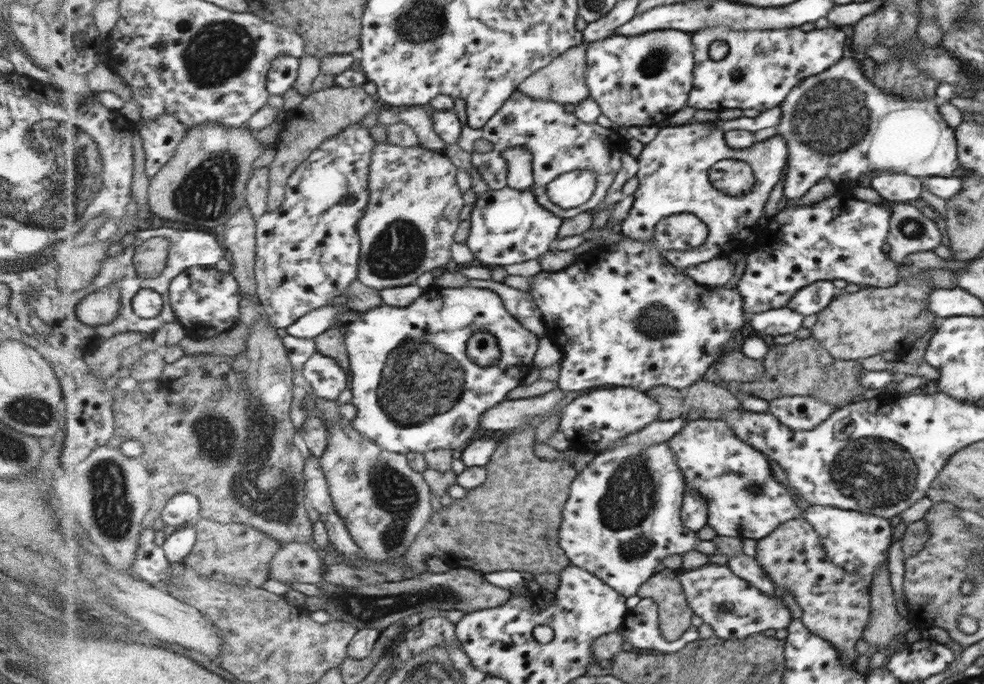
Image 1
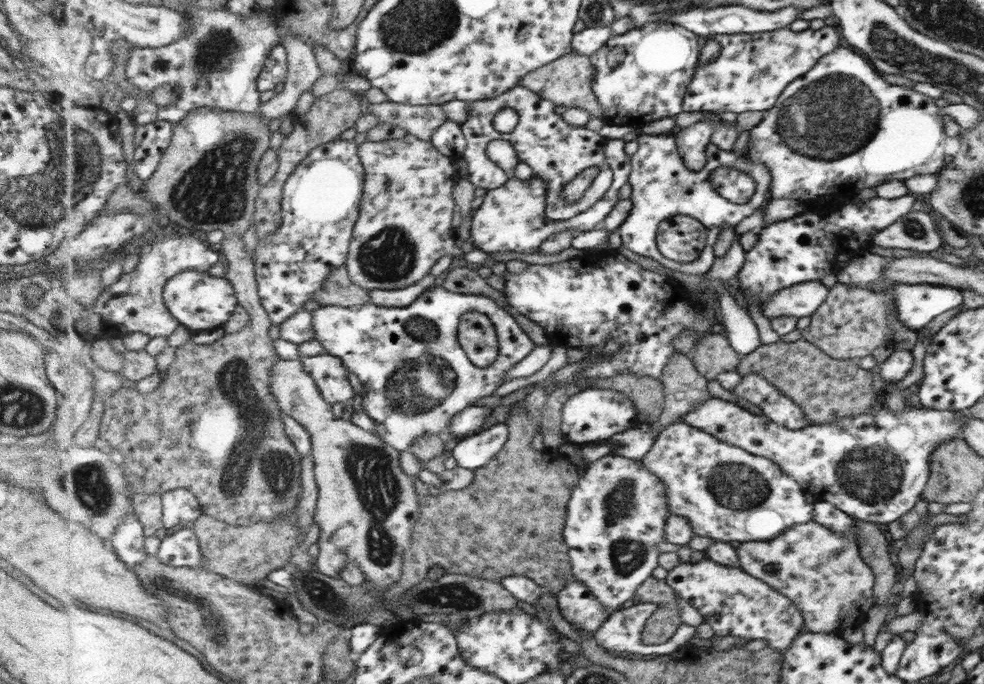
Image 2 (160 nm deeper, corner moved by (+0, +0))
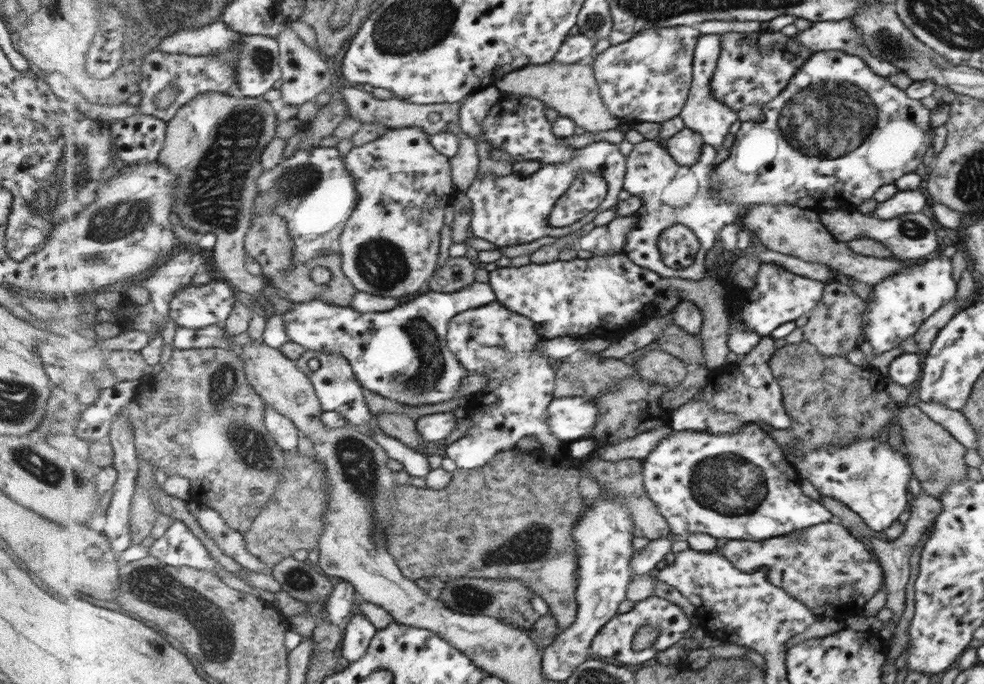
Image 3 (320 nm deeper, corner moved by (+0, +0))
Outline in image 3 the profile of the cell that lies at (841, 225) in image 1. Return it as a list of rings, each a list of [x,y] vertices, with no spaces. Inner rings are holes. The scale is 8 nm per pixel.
[[[918,190],[898,191],[890,200],[876,203],[871,216],[889,220],[905,213],[919,213],[925,206],[925,198]]]

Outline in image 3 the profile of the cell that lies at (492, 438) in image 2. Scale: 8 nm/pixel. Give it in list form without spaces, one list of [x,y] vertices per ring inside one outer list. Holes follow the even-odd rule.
[[[499,299],[481,306],[472,308],[457,315],[448,328],[447,346],[449,350],[457,357],[458,362],[464,366],[470,373],[483,374],[490,378],[486,384],[487,388],[472,395],[468,409],[481,410],[485,416],[487,424],[477,424],[471,426],[471,430],[467,432],[467,436],[452,442],[447,448],[444,457],[451,458],[455,461],[459,469],[476,469],[485,467],[489,464],[497,454],[515,448],[515,444],[525,438],[525,436],[534,436],[543,445],[543,450],[549,452],[549,455],[557,455],[563,450],[563,444],[559,439],[553,437],[551,429],[549,429],[549,404],[552,404],[556,393],[556,372],[553,366],[549,364],[547,355],[542,355],[540,342],[543,337],[538,332],[534,322],[521,313],[513,312],[513,309],[507,308],[500,303]]]

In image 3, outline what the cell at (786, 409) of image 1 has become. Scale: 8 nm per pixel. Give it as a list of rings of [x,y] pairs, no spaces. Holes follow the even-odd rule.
[[[770,335],[761,337],[746,355],[740,356],[734,363],[710,370],[707,380],[708,390],[697,393],[693,400],[711,403],[717,412],[731,412],[731,415],[739,417],[743,423],[764,422],[773,430],[790,429],[793,424],[792,416],[787,416],[783,412],[778,382],[773,382],[775,376],[771,376],[767,368],[767,360],[773,354],[773,350],[775,348]]]

